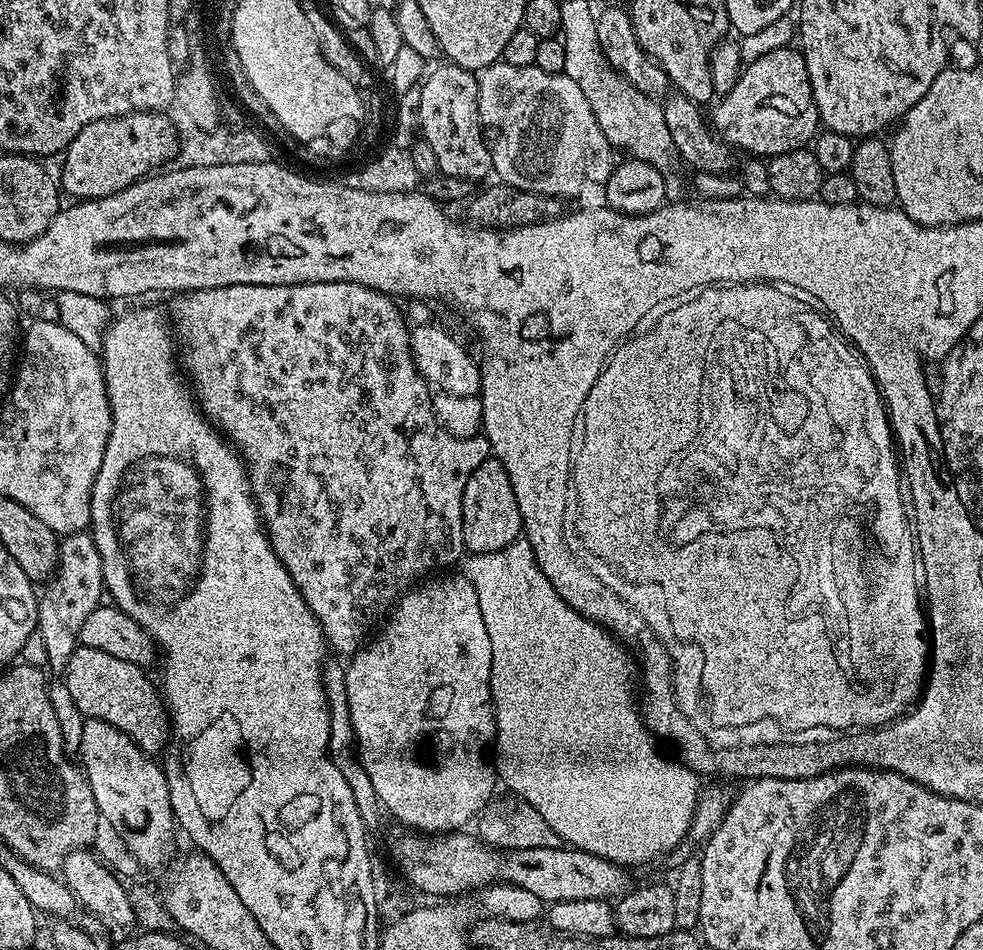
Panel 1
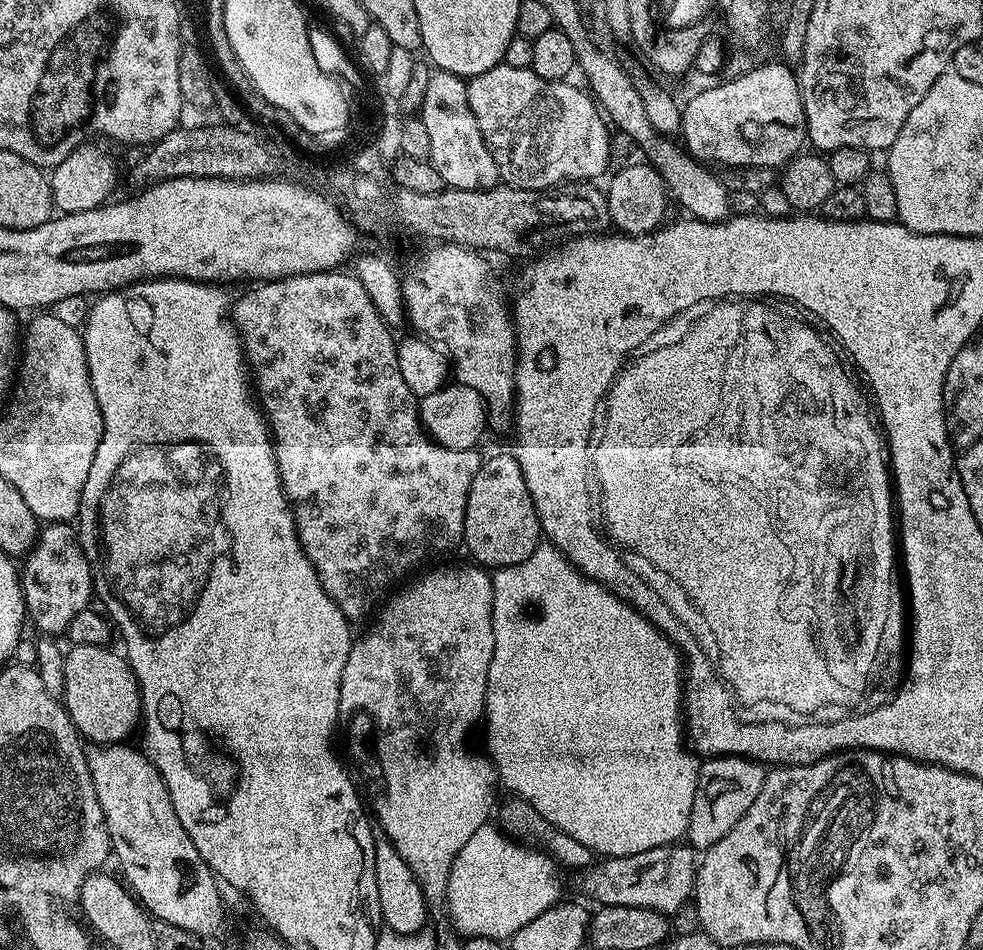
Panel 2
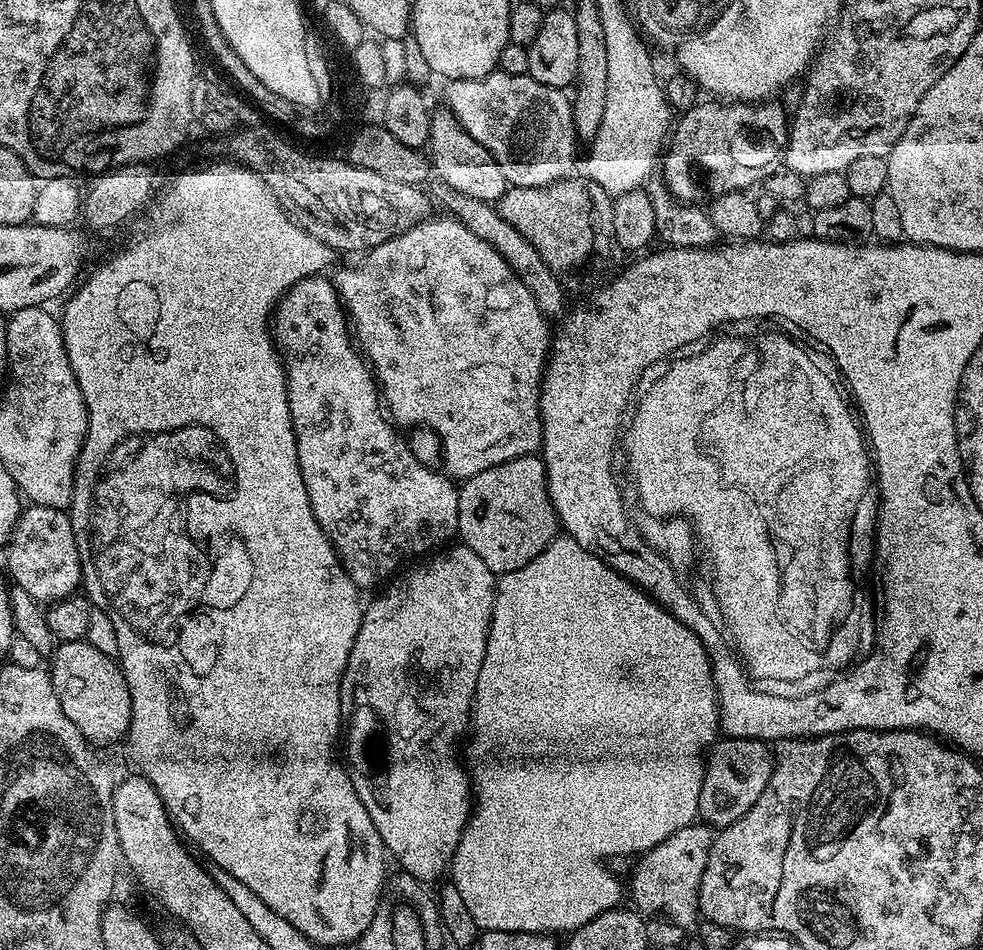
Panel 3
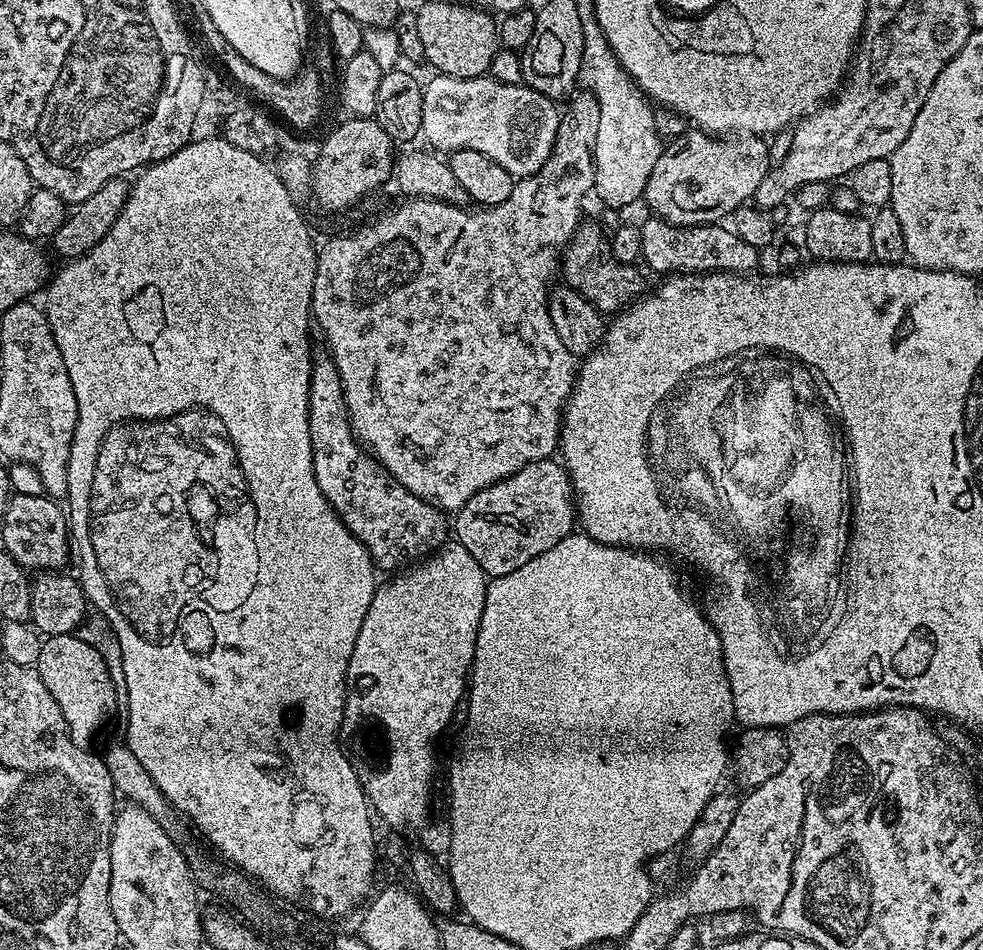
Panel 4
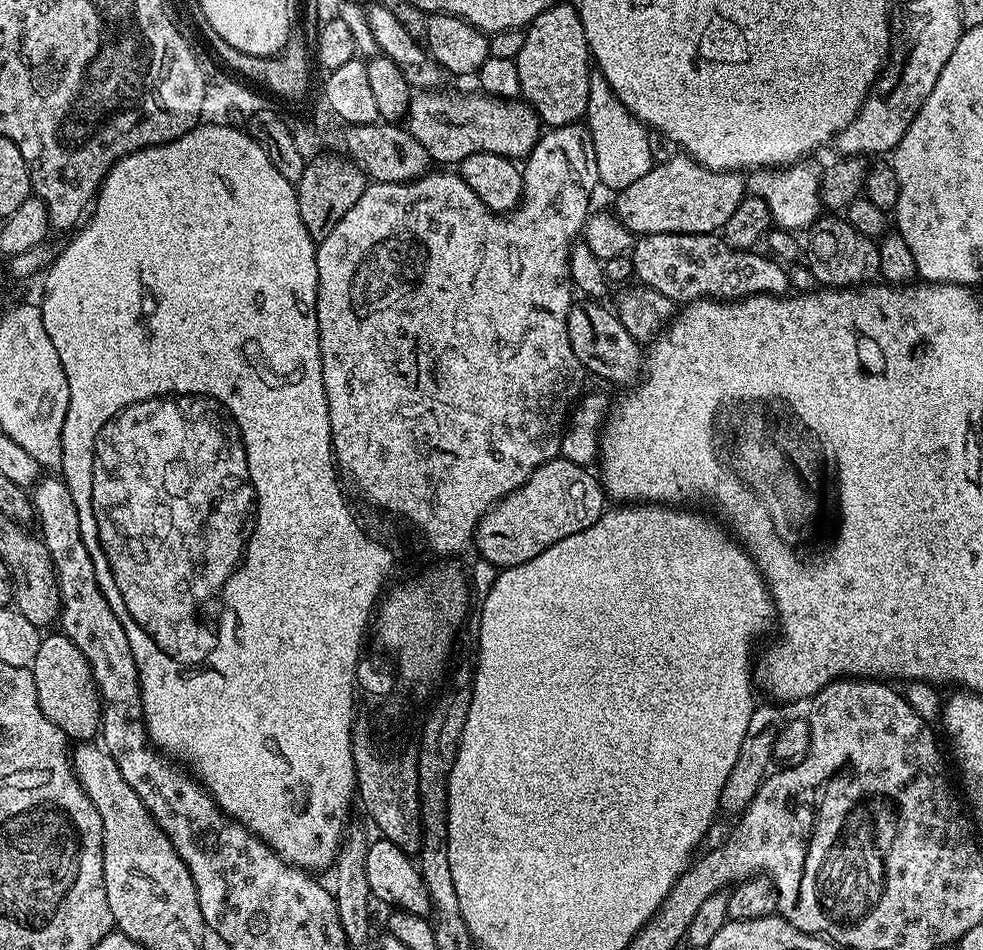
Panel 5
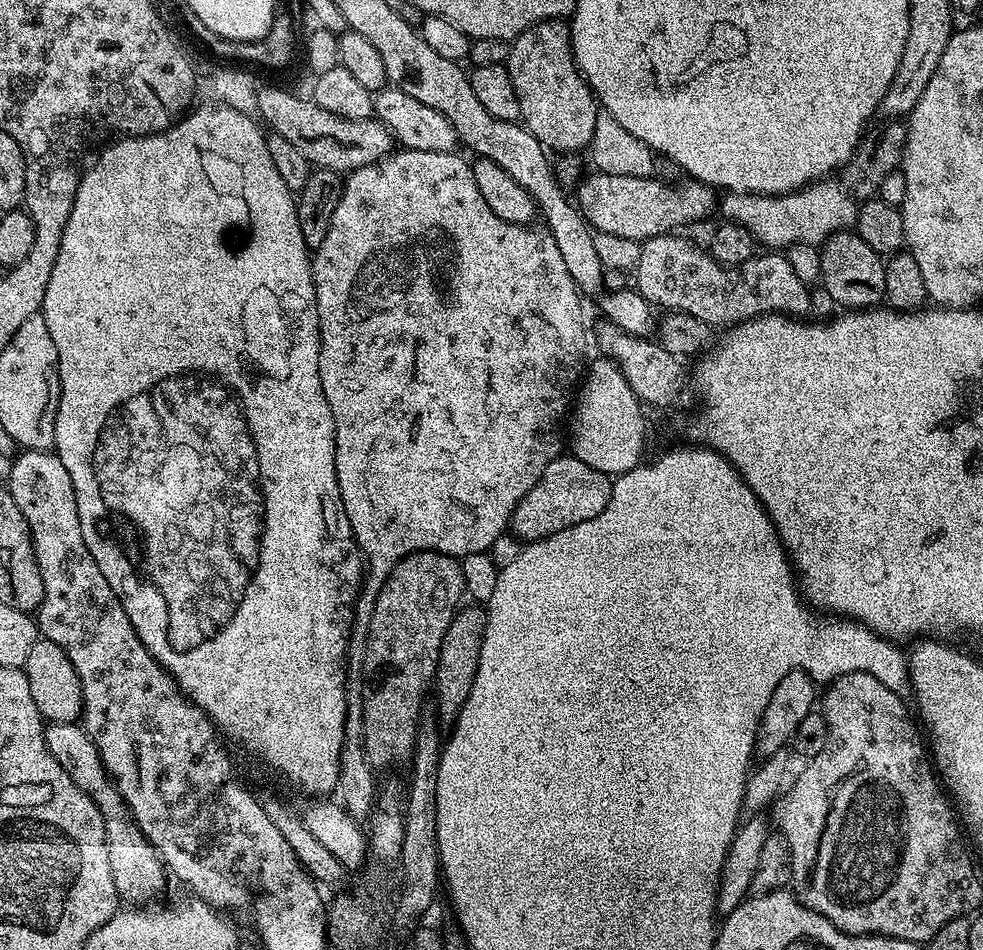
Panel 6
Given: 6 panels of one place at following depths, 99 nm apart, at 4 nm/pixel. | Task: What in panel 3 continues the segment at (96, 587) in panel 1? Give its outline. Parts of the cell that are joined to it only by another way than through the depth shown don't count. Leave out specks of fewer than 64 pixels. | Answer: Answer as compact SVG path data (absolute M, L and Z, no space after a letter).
M29 503L21 511L18 522L14 526L12 536L8 539L6 545L4 560L8 563L8 572L12 575L10 578L12 584L22 586L30 598L39 600L41 605L51 606L58 600L65 600L67 596L73 595L80 584L80 579L86 572L86 565L80 555L80 547L74 534L71 515L63 508L51 508L41 504Z

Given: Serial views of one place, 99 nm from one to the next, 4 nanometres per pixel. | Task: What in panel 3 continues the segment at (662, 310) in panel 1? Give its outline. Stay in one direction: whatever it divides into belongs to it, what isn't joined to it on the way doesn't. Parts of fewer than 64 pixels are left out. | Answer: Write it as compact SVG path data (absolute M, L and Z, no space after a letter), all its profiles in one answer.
M764 312L764 316L759 318L735 316L726 322L718 322L712 328L704 328L704 332L700 332L700 336L692 336L692 340L680 340L676 348L664 352L664 356L647 364L635 376L634 383L630 385L630 395L626 398L624 416L631 418L634 414L638 414L638 409L644 404L648 392L652 392L656 384L664 384L664 380L668 380L668 372L676 372L676 364L688 364L688 360L700 360L704 352L712 352L712 348L716 348L716 344L724 344L724 340L740 340L740 344L760 344L760 340L768 340L768 336L780 336L780 340L788 340L788 344L792 344L796 352L804 352L804 356L808 356L808 364L812 364L812 368L816 368L816 372L820 372L820 376L824 376L824 380L832 384L832 392L840 396L840 404L844 404L844 412L848 412L848 420L852 420L852 424L858 426L862 446L870 449L872 428L868 428L868 416L864 416L864 404L860 404L860 396L856 396L856 387L852 385L848 372L844 372L844 367L841 366L840 359L836 357L836 352L832 352L832 348L828 348L828 344L824 344L824 340L820 340L816 332L808 332L804 324L796 324L796 320L791 320L789 316L784 316L780 312Z

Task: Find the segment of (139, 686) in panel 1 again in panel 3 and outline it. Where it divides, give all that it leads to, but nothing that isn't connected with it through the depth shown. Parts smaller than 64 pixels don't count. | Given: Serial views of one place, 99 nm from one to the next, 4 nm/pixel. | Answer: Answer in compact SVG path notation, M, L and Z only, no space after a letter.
M87 639L63 641L50 657L52 685L66 710L66 718L78 726L78 730L93 746L116 744L125 739L132 717L130 690L126 686L124 672L111 655L88 644Z

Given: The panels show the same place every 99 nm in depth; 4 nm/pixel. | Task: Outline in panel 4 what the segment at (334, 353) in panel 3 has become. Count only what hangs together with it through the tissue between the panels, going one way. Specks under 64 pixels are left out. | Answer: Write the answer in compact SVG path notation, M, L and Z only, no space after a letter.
M327 354L321 356L321 360L319 357L312 366L308 413L314 476L318 478L318 486L326 502L330 502L346 530L366 546L377 569L399 569L409 562L431 556L449 539L449 517L441 509L406 490L406 486L402 486L365 451L348 420L340 375L332 357Z

